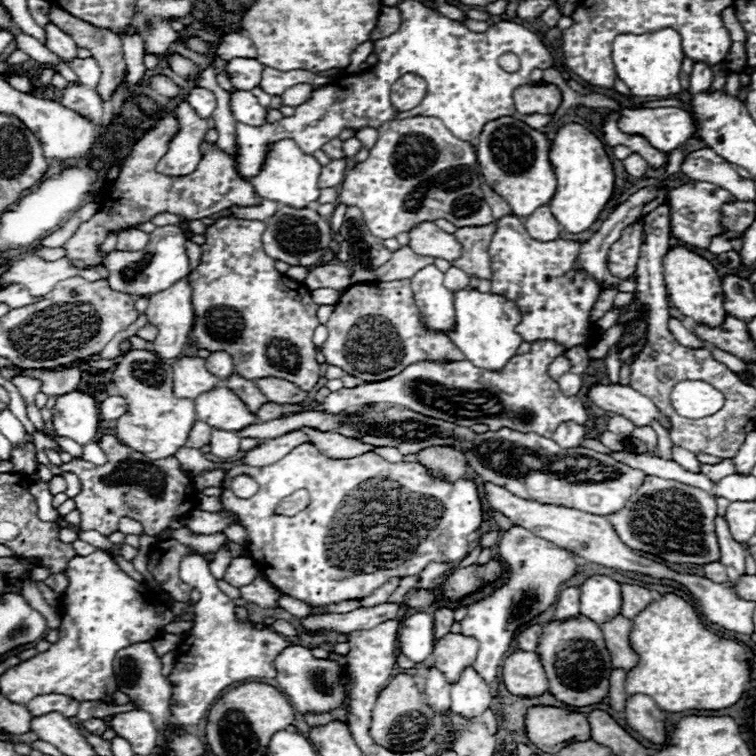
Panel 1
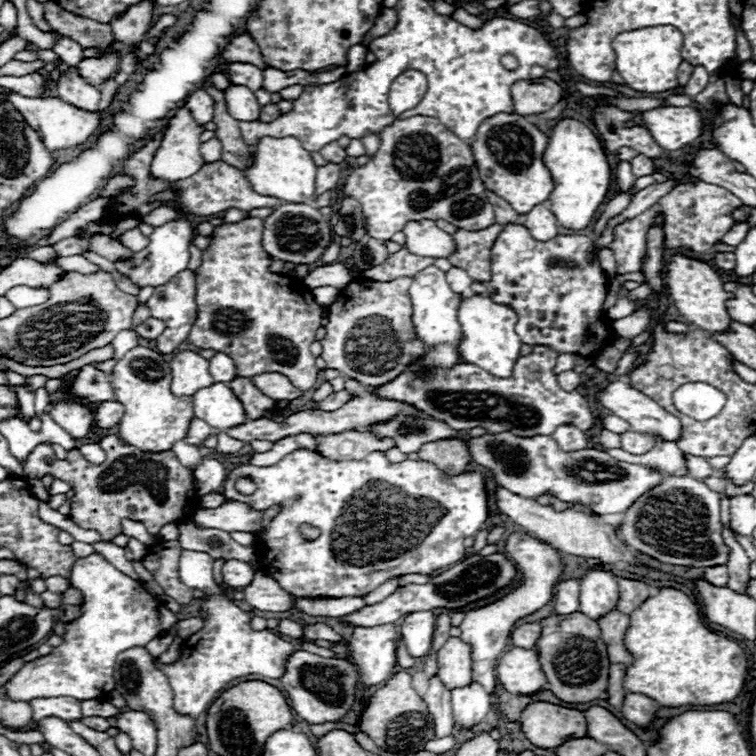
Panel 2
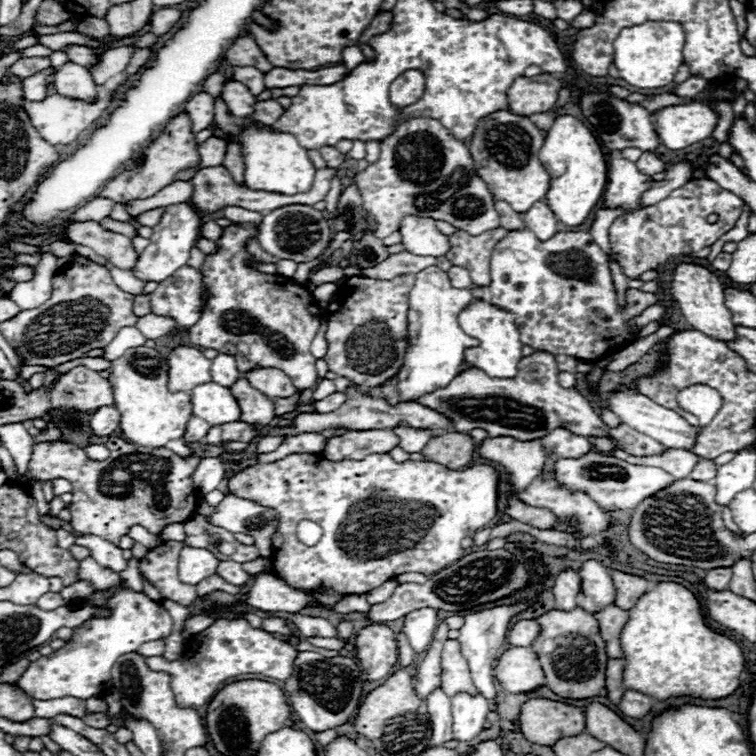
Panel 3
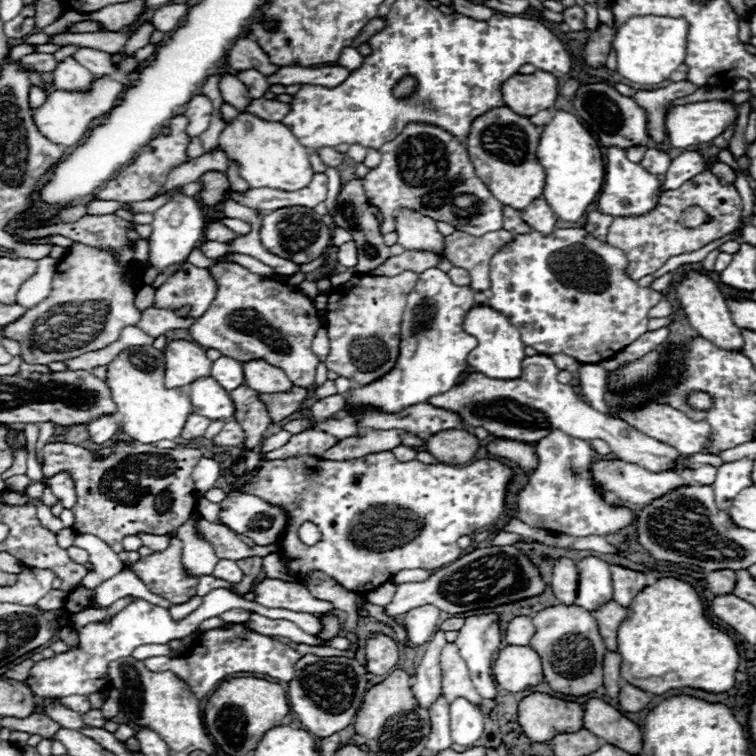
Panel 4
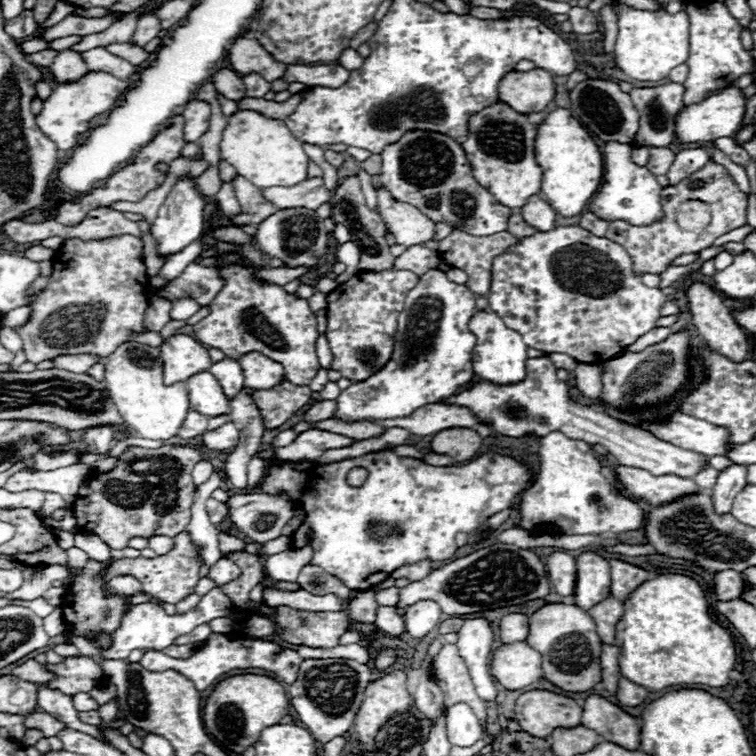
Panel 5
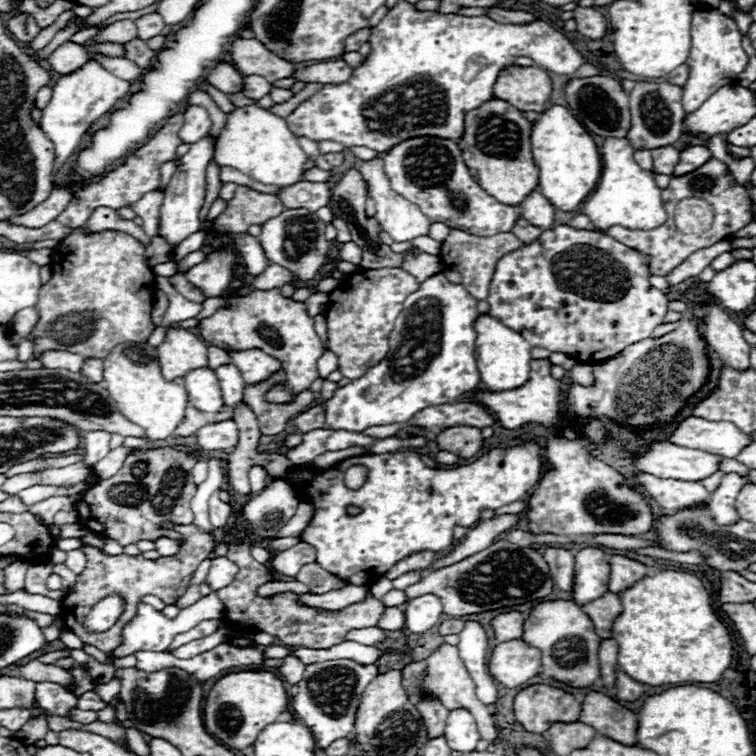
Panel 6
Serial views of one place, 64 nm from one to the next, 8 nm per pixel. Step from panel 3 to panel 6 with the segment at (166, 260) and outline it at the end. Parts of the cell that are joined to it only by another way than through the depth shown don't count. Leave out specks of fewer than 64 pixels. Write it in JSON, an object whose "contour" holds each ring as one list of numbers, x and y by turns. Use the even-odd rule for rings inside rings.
{"contour":[[206,134,196,144,192,144,184,156,180,156,180,166,176,168,176,174,172,176,170,186,164,194,164,202,160,206,160,236,166,238,170,246,178,246,184,238,202,228,198,214,206,196,206,166,214,158,214,146,216,140]]}

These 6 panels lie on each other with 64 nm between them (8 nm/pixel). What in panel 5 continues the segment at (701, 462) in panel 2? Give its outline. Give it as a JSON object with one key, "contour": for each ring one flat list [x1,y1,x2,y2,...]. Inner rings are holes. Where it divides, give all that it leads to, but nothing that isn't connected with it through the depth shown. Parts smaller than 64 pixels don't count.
{"contour":[[706,468,704,472,700,472,700,476,694,476,694,482,696,482,700,488,704,488,704,490,712,490,714,484,716,484,718,474,720,474,720,472,714,470,714,468]]}

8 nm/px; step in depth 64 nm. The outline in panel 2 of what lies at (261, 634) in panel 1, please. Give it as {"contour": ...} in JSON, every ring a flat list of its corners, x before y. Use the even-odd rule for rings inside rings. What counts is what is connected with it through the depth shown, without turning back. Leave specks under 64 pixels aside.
{"contour":[[182,550,180,554,180,580,192,588,204,590,204,628,184,640,184,652,172,666,156,666,162,670,174,692,174,708,180,714,190,714,196,718,200,712,208,710,212,700,224,690,224,686,246,674,260,674,268,678,284,676,284,662,294,652,294,646,270,630,252,630,248,612,242,612,234,602,228,600,226,592,214,584,212,576,214,558,206,552]]}

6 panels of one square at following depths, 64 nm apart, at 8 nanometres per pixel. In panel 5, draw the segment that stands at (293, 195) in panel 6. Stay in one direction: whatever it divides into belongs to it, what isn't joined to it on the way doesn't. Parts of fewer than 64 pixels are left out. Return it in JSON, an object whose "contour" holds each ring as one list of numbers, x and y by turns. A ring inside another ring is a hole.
{"contour":[[310,178,296,186,288,188,264,188,264,198,274,202,278,208,308,208,316,210,318,206,330,200,330,190,324,186,322,178]]}

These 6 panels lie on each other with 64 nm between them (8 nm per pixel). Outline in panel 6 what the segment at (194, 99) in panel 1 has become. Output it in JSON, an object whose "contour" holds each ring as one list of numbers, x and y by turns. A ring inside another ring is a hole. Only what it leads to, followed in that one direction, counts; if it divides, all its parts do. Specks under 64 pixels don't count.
{"contour":[[188,106,184,110,184,124,182,124,178,136,180,136,180,140,184,144,194,144,210,128,212,128,212,120,210,120,206,108,202,108,202,106]]}

